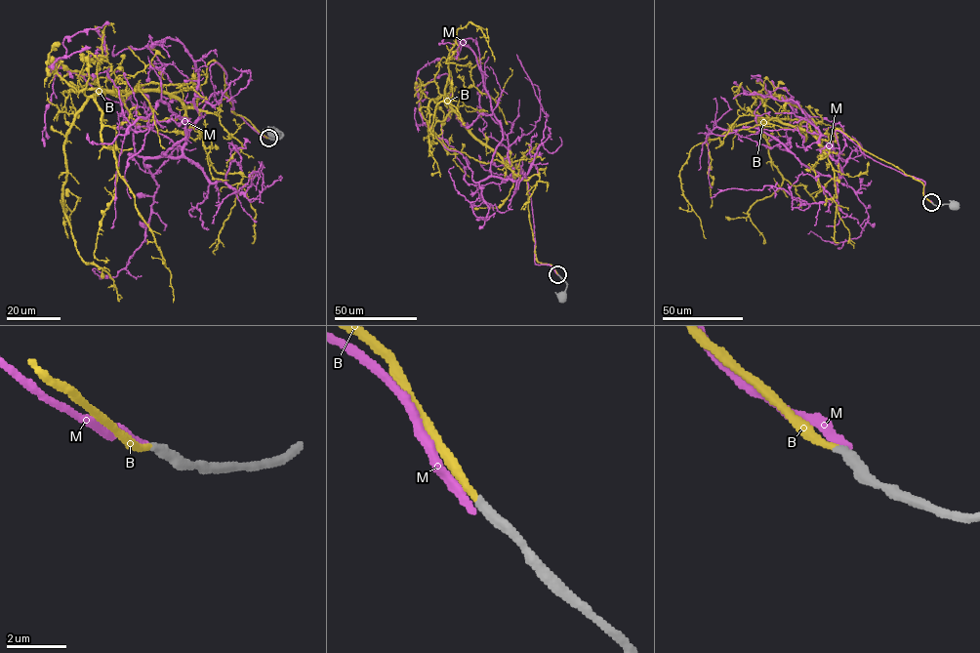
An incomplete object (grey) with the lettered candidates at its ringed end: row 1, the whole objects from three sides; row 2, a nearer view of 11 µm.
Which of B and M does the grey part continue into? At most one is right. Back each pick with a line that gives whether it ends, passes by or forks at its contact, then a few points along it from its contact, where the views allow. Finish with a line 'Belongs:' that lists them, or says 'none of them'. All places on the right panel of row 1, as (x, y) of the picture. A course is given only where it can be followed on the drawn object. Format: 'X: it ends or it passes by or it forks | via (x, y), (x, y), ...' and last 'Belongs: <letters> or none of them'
B: it ends | via (931, 202), (920, 182), (837, 129), (835, 142), (755, 119), (695, 144), (680, 171), (683, 195), (706, 238)
Belongs: B

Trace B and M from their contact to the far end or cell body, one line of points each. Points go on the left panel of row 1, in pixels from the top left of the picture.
B: (267, 138), (233, 112), (224, 69), (213, 61), (199, 86), (95, 97), (101, 142), (171, 273), (173, 302)
M: (267, 138), (231, 112), (213, 63), (180, 155), (163, 154), (185, 136), (165, 103), (129, 128), (111, 227)

